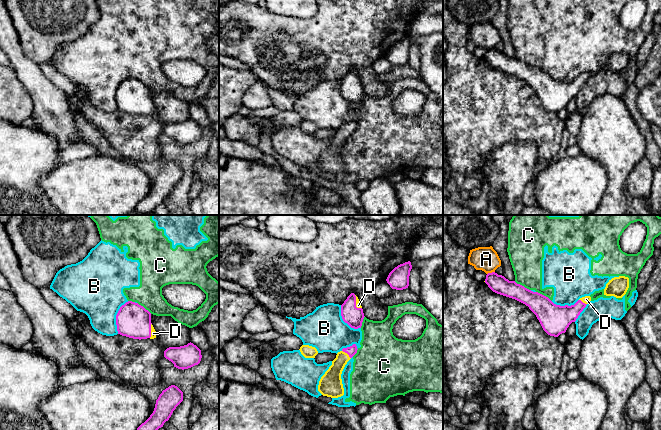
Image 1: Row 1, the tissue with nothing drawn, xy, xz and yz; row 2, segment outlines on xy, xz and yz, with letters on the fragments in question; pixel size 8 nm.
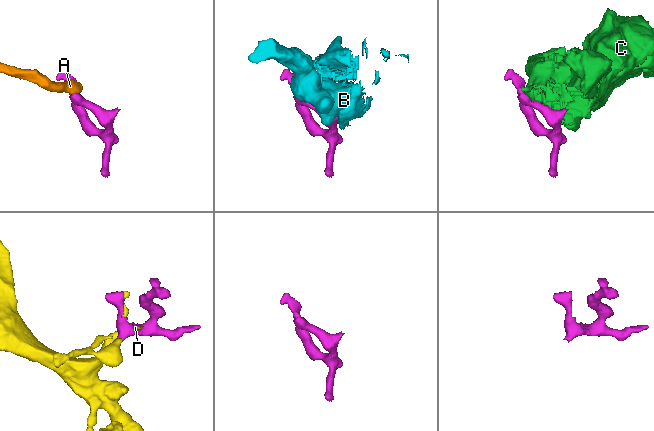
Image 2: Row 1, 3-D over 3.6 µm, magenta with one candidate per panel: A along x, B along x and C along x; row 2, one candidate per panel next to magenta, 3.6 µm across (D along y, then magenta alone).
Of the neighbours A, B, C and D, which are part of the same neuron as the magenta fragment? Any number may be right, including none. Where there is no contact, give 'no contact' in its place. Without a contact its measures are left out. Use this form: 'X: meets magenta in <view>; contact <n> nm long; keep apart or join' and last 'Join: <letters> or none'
A: meets magenta in yz; contact 70 nm long; keep apart
B: meets magenta in xy; contact 280 nm long; keep apart
C: meets magenta in yz; contact 150 nm long; keep apart
D: meets magenta in xz; contact 100 nm long; join
Join: D

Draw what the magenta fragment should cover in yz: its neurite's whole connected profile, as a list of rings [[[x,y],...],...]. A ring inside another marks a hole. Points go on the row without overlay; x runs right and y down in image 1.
[[[495,48],[488,49],[484,58],[493,68],[515,75],[528,82],[536,91],[543,106],[554,113],[565,109],[569,101],[576,97],[591,77],[590,72],[585,72],[571,82],[556,81],[548,73],[533,68],[515,57],[509,57]]]

